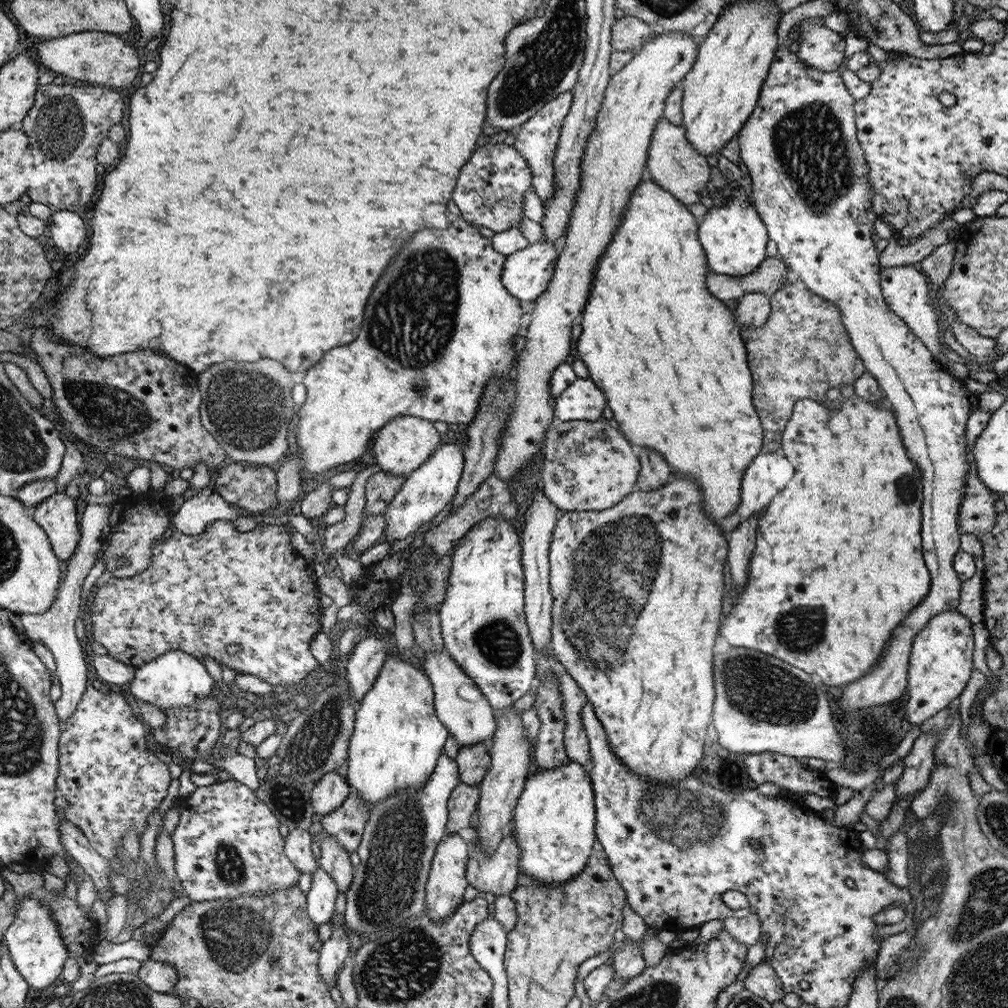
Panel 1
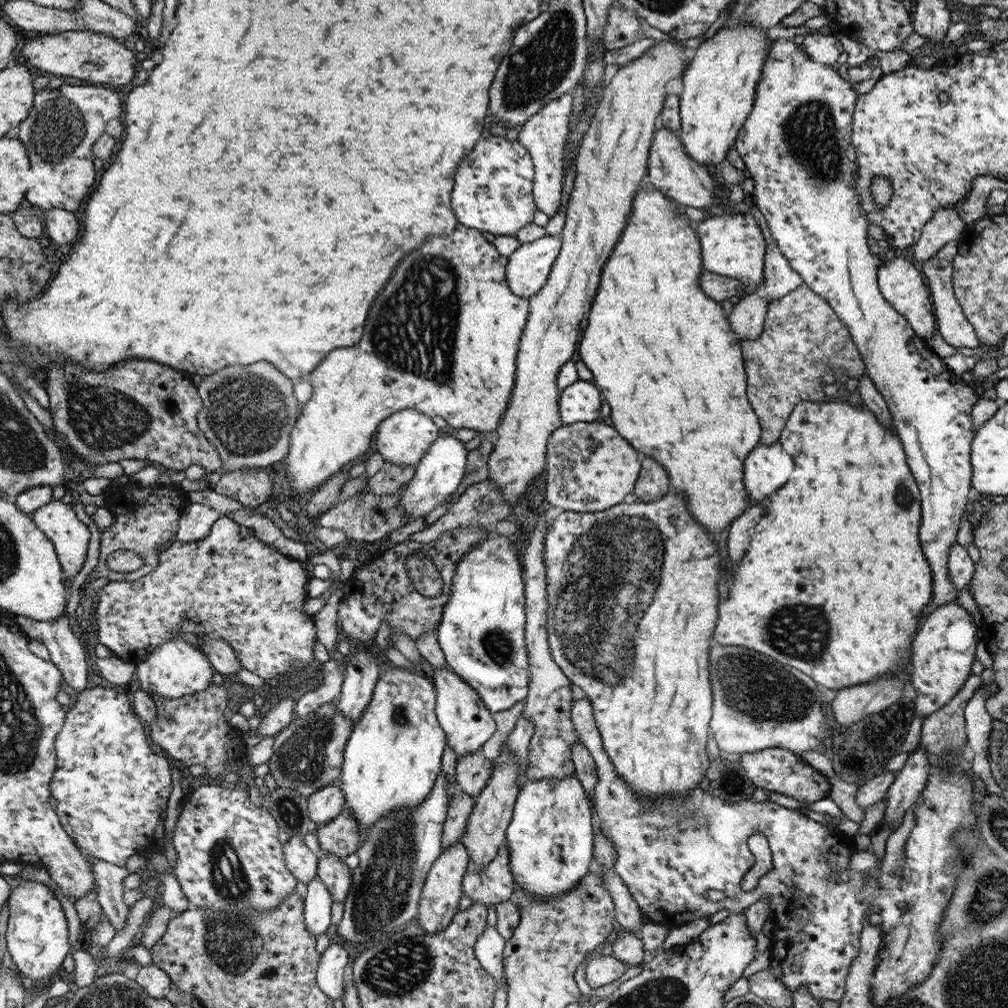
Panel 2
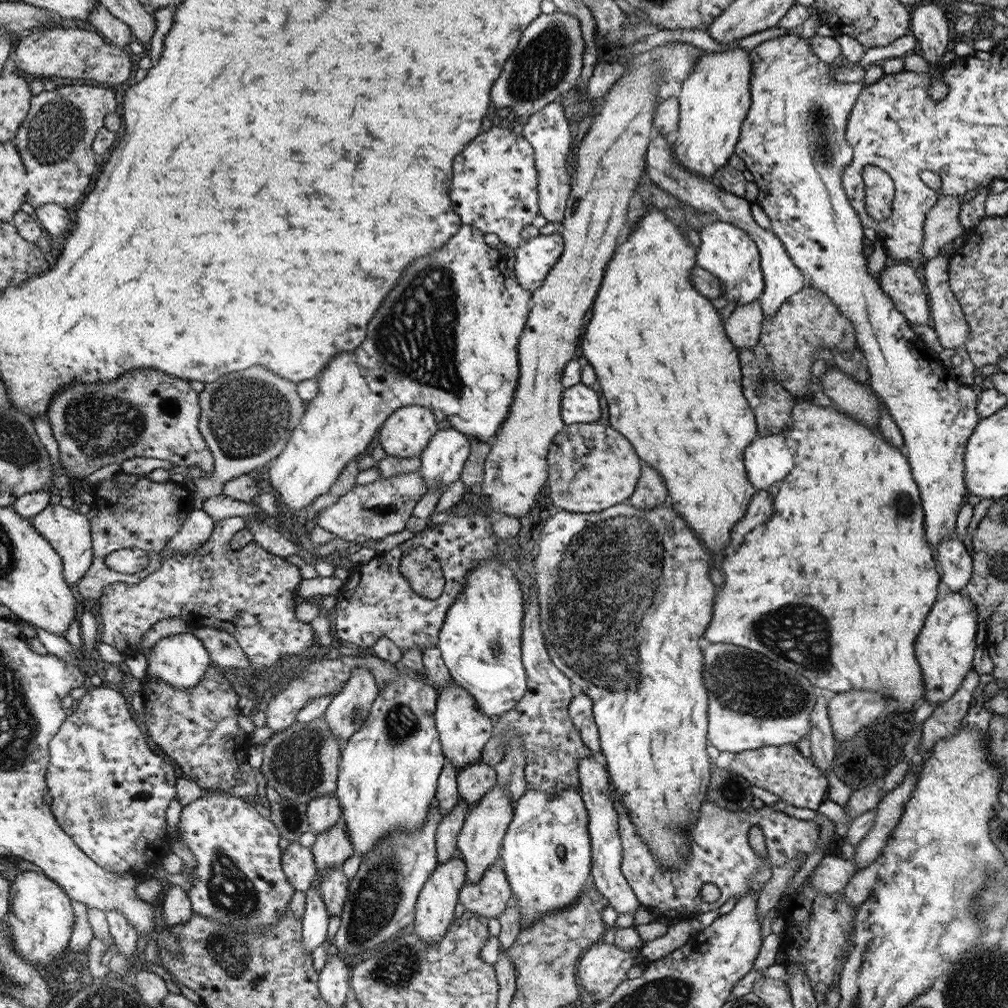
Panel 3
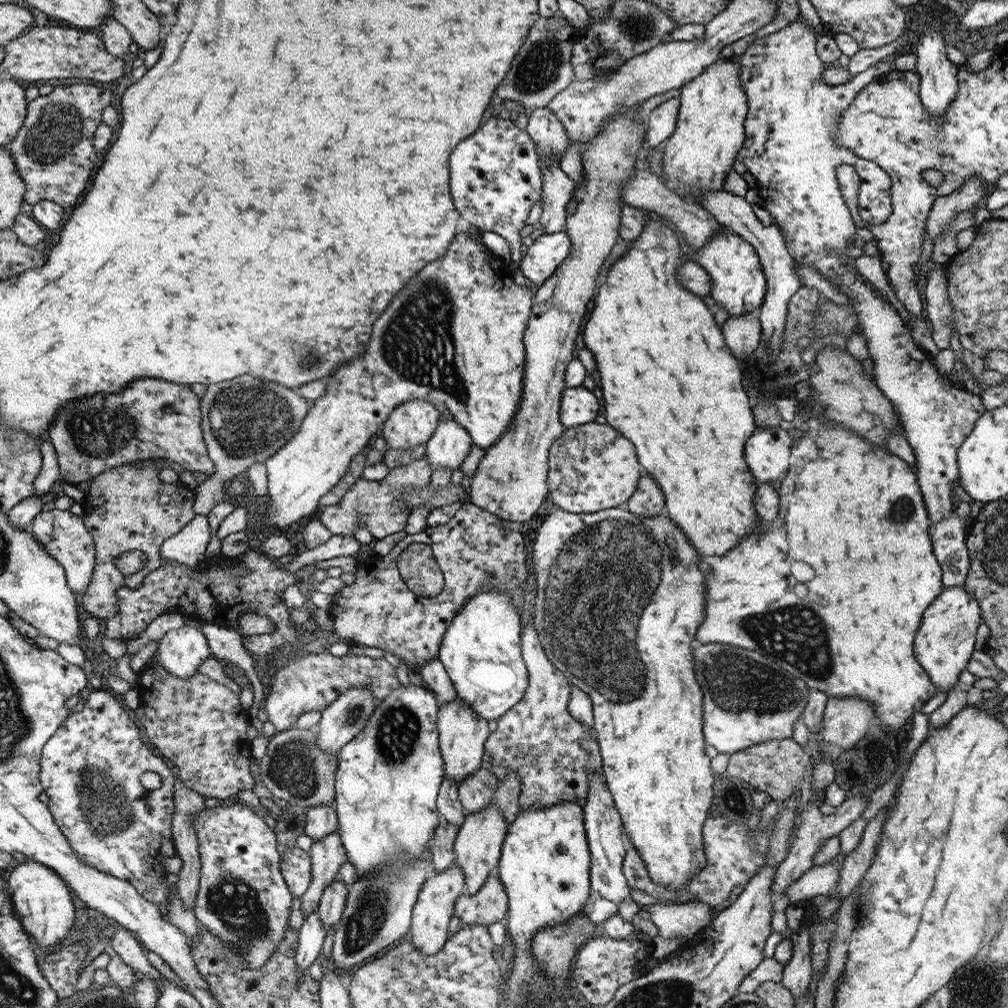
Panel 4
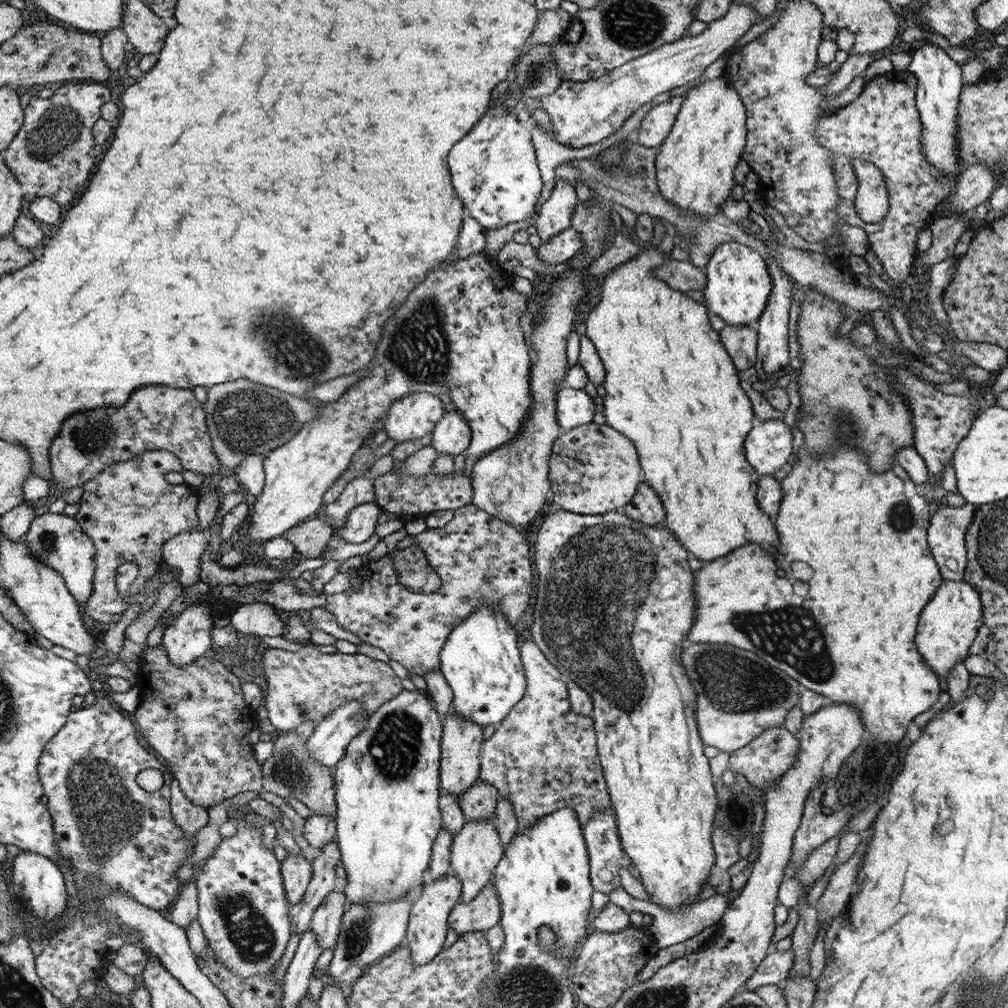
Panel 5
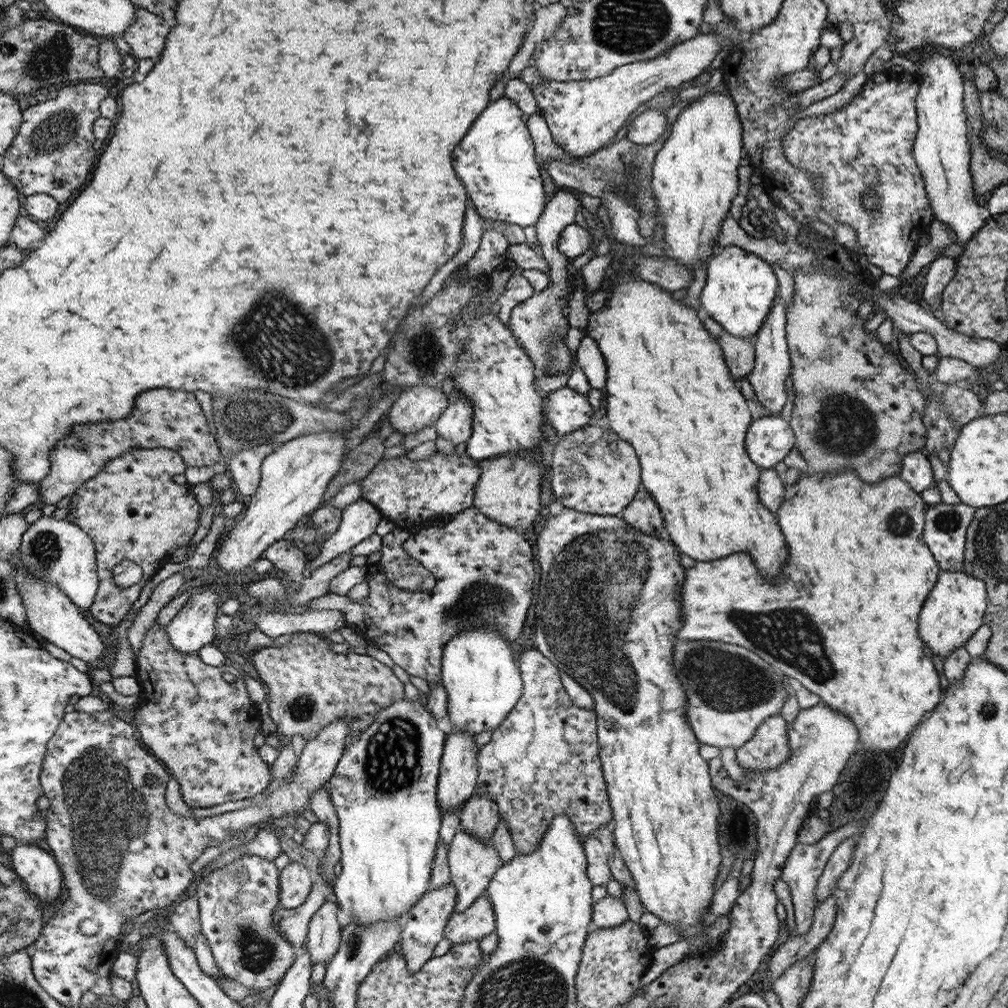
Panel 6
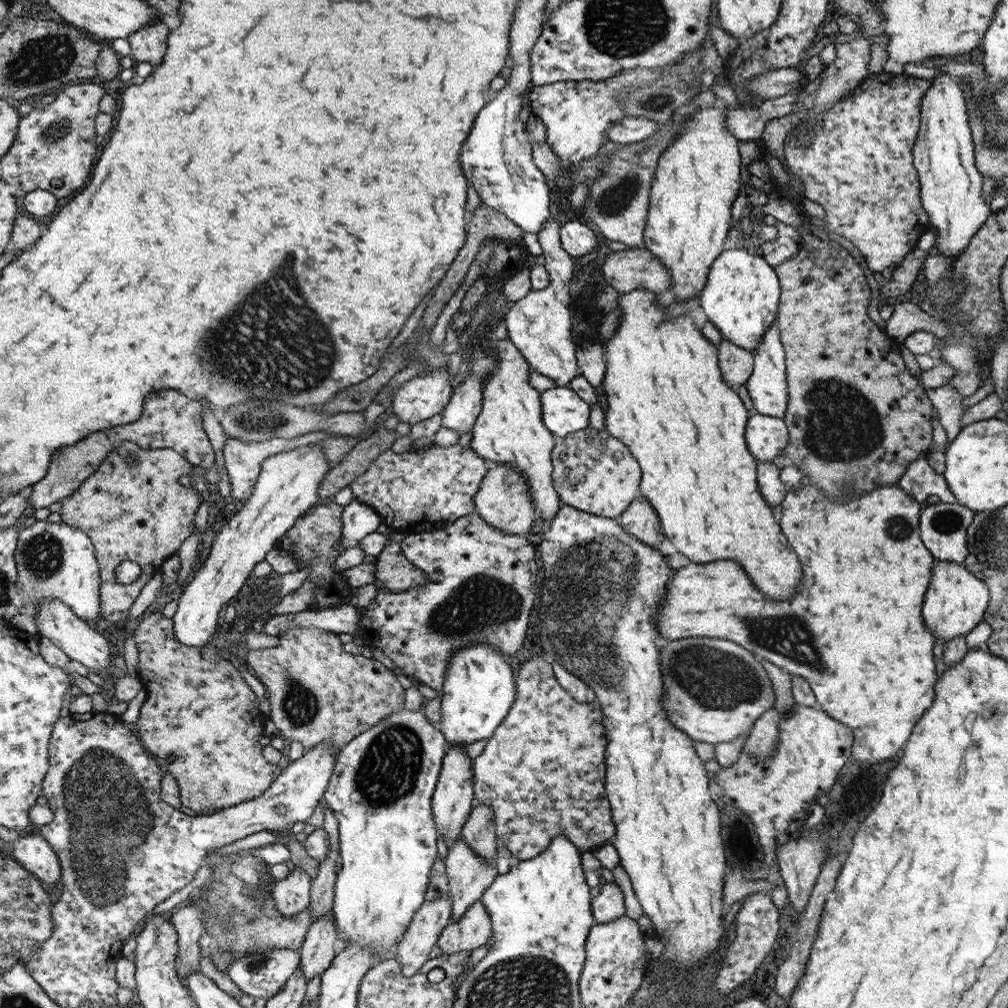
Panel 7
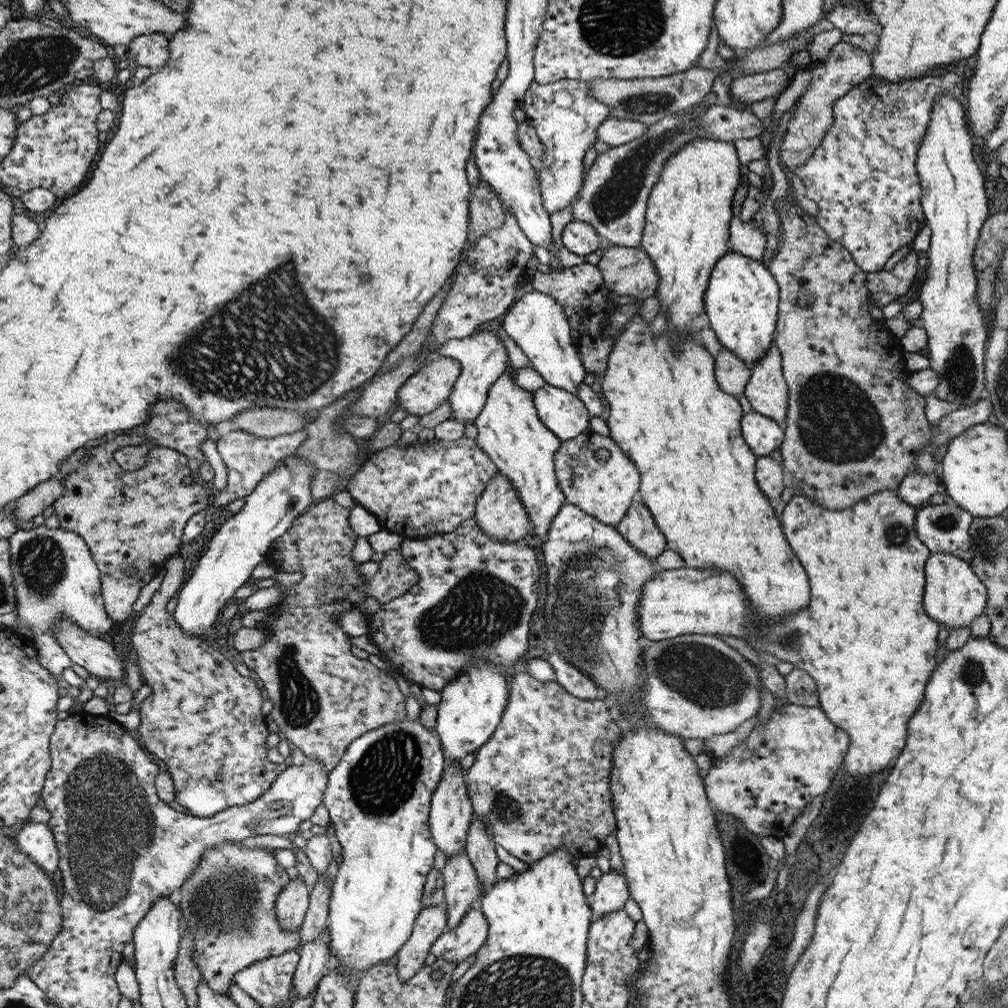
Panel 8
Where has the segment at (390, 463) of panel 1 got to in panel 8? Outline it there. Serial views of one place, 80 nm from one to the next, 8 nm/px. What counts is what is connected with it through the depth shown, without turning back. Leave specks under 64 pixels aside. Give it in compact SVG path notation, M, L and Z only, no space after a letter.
M440 356L407 378L398 392L399 408L417 417L434 412L445 400L450 399L461 372L459 360Z

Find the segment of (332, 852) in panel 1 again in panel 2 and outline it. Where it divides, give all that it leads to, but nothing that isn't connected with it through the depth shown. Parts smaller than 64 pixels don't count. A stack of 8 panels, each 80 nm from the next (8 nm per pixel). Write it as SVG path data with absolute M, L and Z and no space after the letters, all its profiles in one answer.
M338 855L319 856L317 875L329 888L332 902L346 901L347 894L352 884L351 870L344 859Z

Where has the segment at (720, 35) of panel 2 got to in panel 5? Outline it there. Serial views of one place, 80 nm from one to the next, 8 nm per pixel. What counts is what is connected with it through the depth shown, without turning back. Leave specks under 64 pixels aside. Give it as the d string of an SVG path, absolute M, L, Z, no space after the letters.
M724 74L692 87L655 158L663 198L693 215L712 217L720 213L720 205L732 192L734 168L745 149L746 119L744 101Z

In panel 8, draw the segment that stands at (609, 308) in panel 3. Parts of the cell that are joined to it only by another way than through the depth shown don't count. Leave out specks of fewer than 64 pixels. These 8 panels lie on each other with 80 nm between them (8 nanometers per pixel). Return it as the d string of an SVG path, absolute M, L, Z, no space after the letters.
M640 313L630 320L627 326L628 328L625 328L619 334L618 338L616 338L615 345L612 346L612 354L608 358L607 369L601 378L601 386L605 396L604 401L610 413L608 414L607 421L609 437L613 438L621 446L621 449L632 458L632 462L636 464L643 474L643 484L640 485L640 500L642 500L651 511L658 528L666 537L670 551L678 553L680 558L686 562L686 565L693 569L712 569L733 574L739 580L739 583L744 588L744 592L751 600L753 613L757 620L755 625L775 623L778 619L781 619L782 616L786 616L786 614L790 614L790 612L796 612L796 610L808 606L810 586L808 586L806 572L804 572L802 564L798 562L798 558L794 556L789 542L786 542L787 538L783 533L781 522L776 518L771 501L760 490L757 480L755 479L757 456L744 440L742 428L740 428L740 421L742 421L744 412L742 411L738 397L725 393L720 388L720 384L715 375L715 359L712 358L710 352L700 344L698 335L688 335L687 337L684 335L678 336L672 331L664 331L655 335L652 332L651 324L643 320Z

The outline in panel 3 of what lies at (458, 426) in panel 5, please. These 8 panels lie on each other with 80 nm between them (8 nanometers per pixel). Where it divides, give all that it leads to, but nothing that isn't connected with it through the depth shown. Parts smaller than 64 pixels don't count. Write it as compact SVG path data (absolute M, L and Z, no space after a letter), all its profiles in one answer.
M452 426L438 430L438 433L432 437L420 456L421 467L419 472L421 472L421 477L427 486L426 496L430 493L433 494L437 486L443 486L443 490L446 491L452 482L456 482L462 474L462 468L464 468L464 462L468 456L470 456L470 440L462 431L458 431Z

